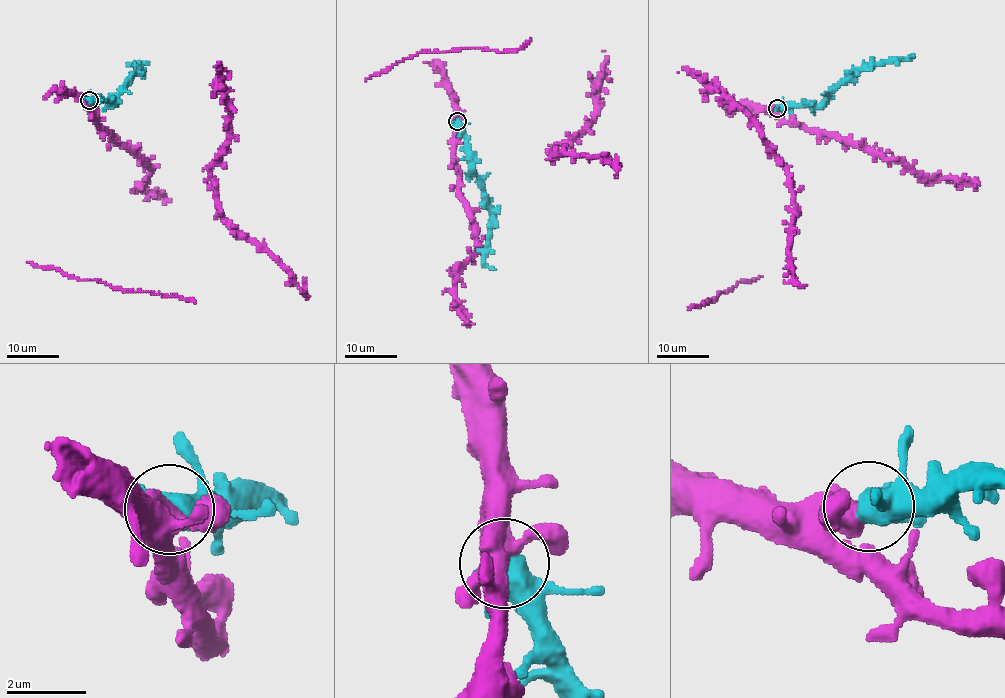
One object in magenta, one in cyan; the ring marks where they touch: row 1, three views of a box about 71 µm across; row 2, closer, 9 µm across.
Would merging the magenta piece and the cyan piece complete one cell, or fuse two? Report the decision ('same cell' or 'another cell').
same cell

